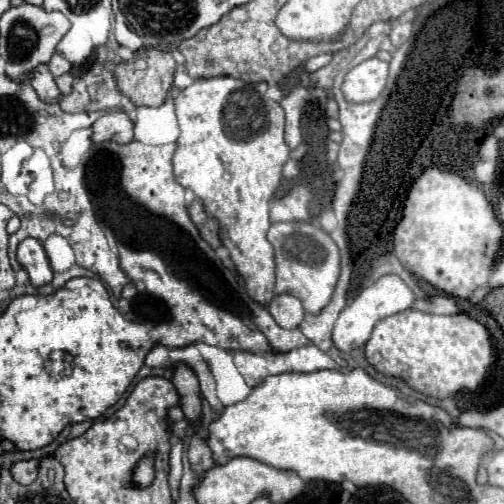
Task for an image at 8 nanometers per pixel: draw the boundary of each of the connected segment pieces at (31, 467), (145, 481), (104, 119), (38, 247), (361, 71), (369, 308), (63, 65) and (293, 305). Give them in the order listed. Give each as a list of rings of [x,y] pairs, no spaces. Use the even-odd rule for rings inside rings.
[[[20,461],[12,467],[12,475],[20,485],[30,485],[36,479],[36,471],[38,471],[36,461]]]
[[[146,457],[138,463],[136,471],[134,471],[134,481],[140,485],[150,485],[154,479],[154,465],[152,465],[152,457]]]
[[[104,113],[94,125],[92,125],[94,133],[92,133],[92,141],[94,143],[102,143],[106,139],[116,141],[116,143],[130,143],[134,139],[134,125],[132,119],[122,113]]]
[[[28,237],[24,241],[20,241],[18,245],[18,263],[28,271],[30,275],[30,283],[34,287],[40,287],[40,285],[46,285],[52,281],[52,267],[50,267],[50,261],[44,253],[44,247],[38,239],[34,237]]]
[[[378,57],[366,59],[346,75],[342,85],[344,97],[352,103],[372,101],[384,91],[386,79],[388,79],[388,63],[380,61]]]
[[[384,275],[374,285],[360,291],[358,297],[350,305],[346,305],[342,309],[342,313],[340,313],[340,317],[338,317],[336,325],[334,325],[334,333],[332,333],[334,347],[338,347],[342,351],[354,351],[354,349],[362,347],[368,341],[368,337],[372,335],[372,329],[380,319],[408,309],[414,299],[416,297],[414,297],[412,289],[398,275]]]
[[[54,53],[54,55],[52,55],[48,67],[50,67],[50,71],[52,71],[54,77],[58,77],[58,75],[62,75],[62,73],[68,73],[68,71],[72,69],[72,65],[70,65],[64,57],[60,57],[60,53]]]
[[[290,293],[276,295],[272,299],[272,303],[268,305],[268,311],[282,329],[294,329],[304,319],[304,307],[302,307],[300,299]]]

